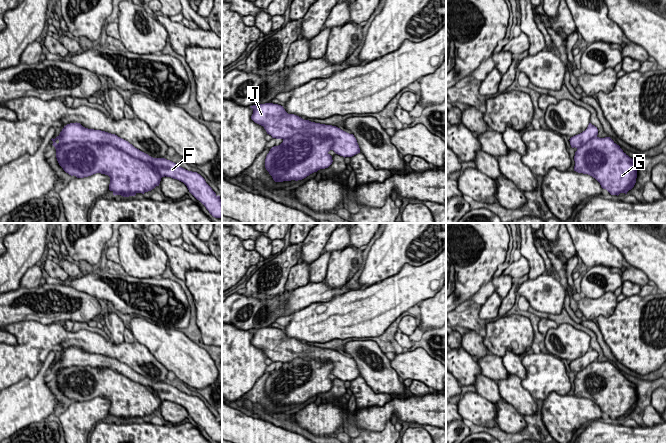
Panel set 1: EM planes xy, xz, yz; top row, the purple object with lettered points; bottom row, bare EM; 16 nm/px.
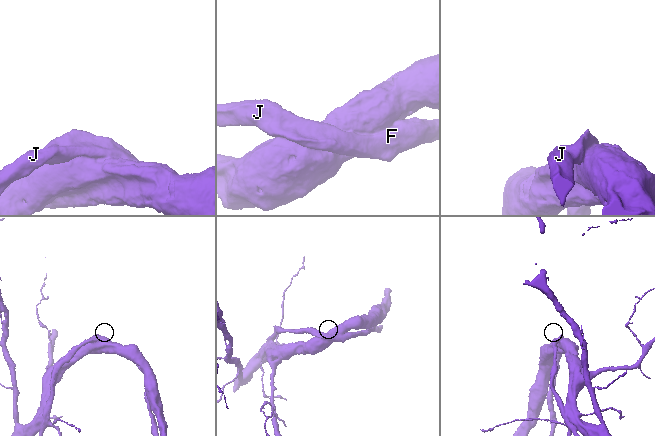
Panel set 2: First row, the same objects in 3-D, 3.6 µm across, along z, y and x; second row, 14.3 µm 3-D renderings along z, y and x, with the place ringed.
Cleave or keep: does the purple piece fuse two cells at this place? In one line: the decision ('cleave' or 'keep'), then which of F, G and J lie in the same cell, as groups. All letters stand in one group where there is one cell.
cleave; groups F J / G

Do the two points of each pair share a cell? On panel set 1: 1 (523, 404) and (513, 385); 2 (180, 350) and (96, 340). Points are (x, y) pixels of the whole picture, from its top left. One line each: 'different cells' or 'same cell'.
1: same cell
2: different cells

